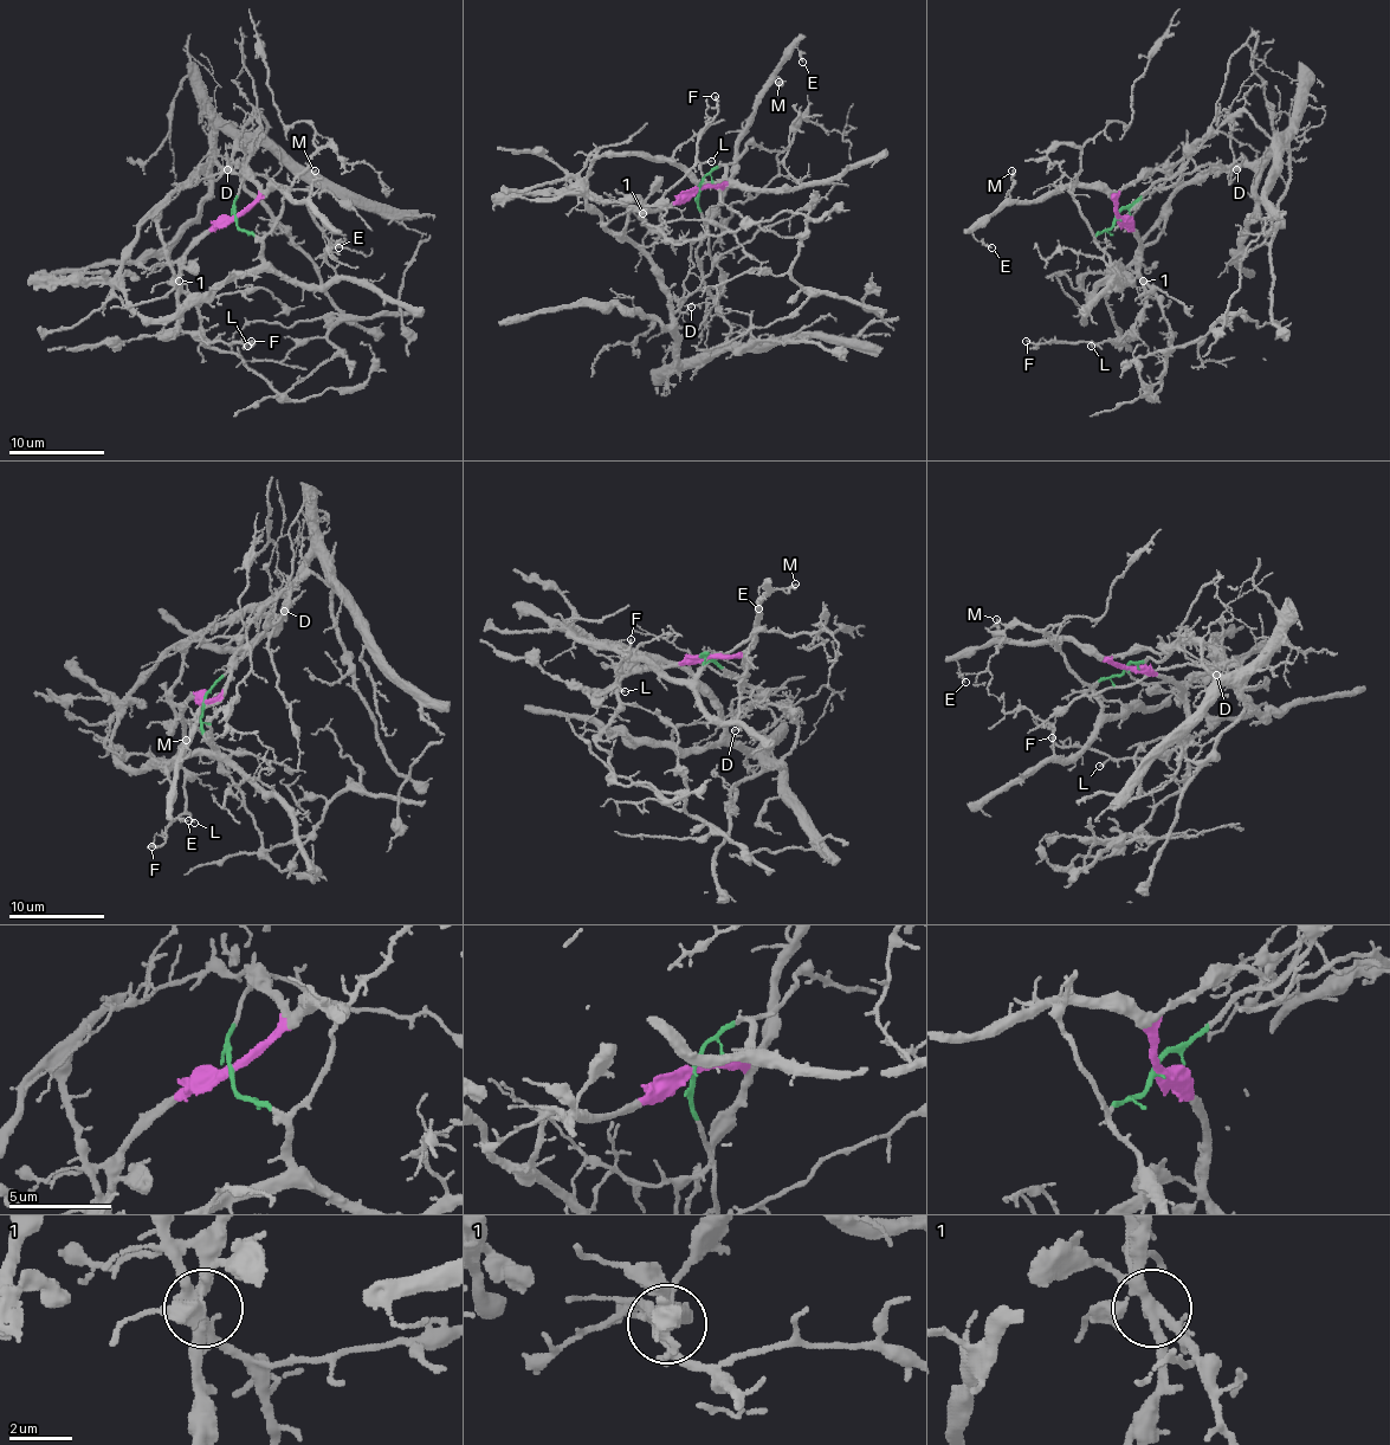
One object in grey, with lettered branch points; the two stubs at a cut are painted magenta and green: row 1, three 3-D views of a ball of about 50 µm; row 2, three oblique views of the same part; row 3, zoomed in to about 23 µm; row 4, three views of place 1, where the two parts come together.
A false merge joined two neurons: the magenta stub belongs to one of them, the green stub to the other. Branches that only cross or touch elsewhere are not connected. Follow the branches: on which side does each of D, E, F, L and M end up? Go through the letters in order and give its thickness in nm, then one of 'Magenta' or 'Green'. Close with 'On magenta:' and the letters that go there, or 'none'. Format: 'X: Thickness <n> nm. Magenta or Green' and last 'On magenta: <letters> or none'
D: Thickness 130 nm. Green
E: Thickness 140 nm. Magenta
F: Thickness 160 nm. Magenta
L: Thickness 150 nm. Magenta
M: Thickness 130 nm. Magenta
On magenta: E, F, L, M

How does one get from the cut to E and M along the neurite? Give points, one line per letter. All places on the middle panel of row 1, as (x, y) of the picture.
E: (700, 189), (719, 187), (731, 175), (738, 134), (752, 110), (755, 96), (796, 43), (803, 62)
M: (700, 189), (719, 187), (734, 169), (738, 134), (755, 98), (774, 79), (778, 82)

